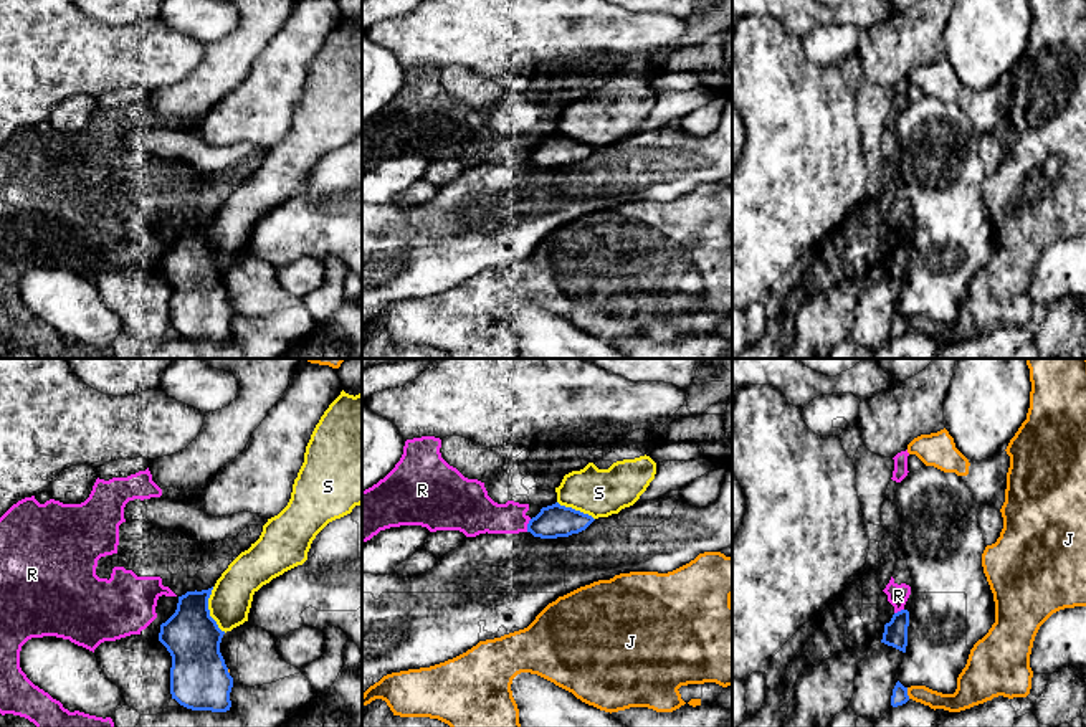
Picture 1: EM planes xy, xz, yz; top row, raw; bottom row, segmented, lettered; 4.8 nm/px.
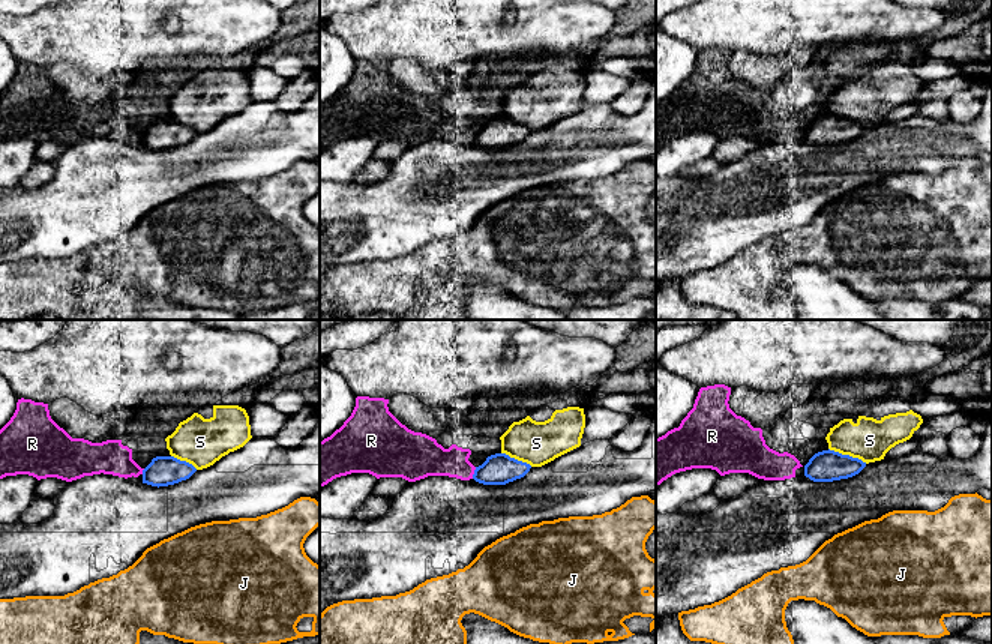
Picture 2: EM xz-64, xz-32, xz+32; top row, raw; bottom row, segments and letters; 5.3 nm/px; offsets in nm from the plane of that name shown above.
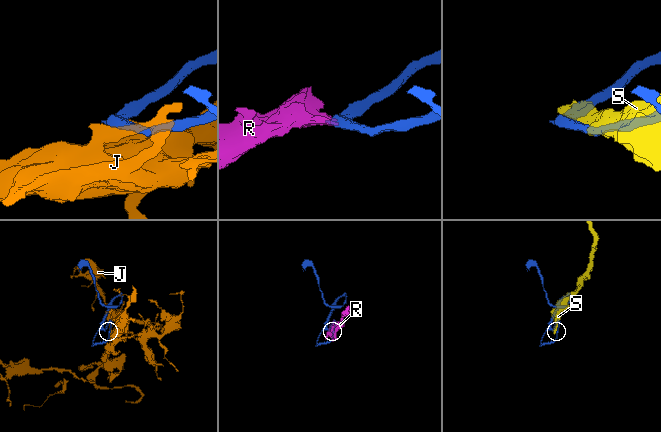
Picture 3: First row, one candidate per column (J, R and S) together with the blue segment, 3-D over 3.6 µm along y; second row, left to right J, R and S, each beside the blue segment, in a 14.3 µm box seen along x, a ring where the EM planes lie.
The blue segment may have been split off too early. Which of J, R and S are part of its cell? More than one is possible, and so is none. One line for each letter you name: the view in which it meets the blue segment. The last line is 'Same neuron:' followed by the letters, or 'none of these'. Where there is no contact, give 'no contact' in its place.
Same neuron: none of these

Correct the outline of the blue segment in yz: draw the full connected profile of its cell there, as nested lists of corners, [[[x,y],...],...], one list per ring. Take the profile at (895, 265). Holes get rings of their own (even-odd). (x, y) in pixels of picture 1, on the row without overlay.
[[[901,240],[894,243],[891,251],[884,254],[881,273],[906,283],[907,256],[909,256],[909,241]]]

